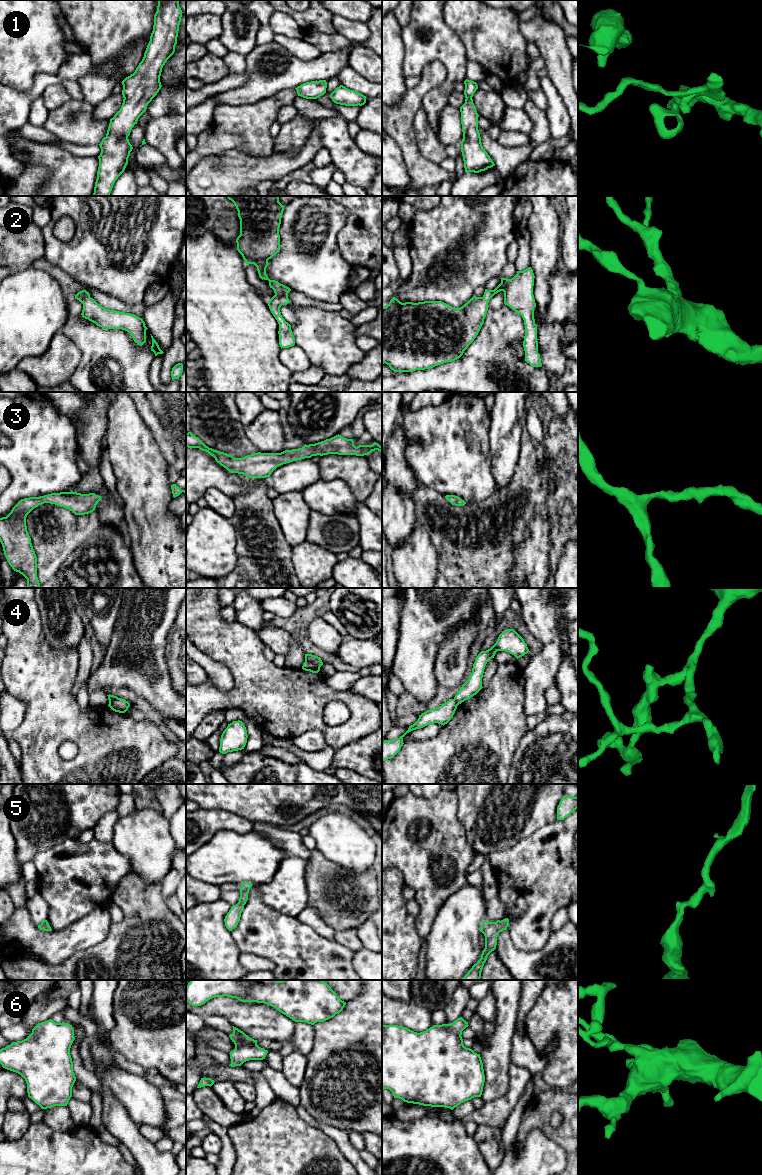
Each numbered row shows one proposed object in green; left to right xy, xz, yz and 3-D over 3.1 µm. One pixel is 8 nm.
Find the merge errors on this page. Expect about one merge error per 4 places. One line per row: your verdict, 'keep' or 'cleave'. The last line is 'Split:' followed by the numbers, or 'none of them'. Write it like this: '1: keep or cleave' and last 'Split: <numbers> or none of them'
1: keep
2: keep
3: keep
4: cleave
5: keep
6: keep
Split: 4

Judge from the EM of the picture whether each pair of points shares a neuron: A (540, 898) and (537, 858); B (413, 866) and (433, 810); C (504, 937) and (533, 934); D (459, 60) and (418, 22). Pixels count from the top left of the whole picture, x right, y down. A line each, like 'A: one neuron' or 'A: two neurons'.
A: one neuron
B: one neuron
C: two neurons
D: one neuron

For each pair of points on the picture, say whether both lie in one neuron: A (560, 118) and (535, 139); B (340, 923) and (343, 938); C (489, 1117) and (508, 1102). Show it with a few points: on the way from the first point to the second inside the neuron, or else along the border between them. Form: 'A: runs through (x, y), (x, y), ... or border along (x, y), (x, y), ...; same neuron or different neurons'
A: border along (544, 111), (548, 121), (550, 136); different neurons
B: border along (356, 927), (335, 931); different neurons
C: runs through (494, 1113), (503, 1106); same neuron

